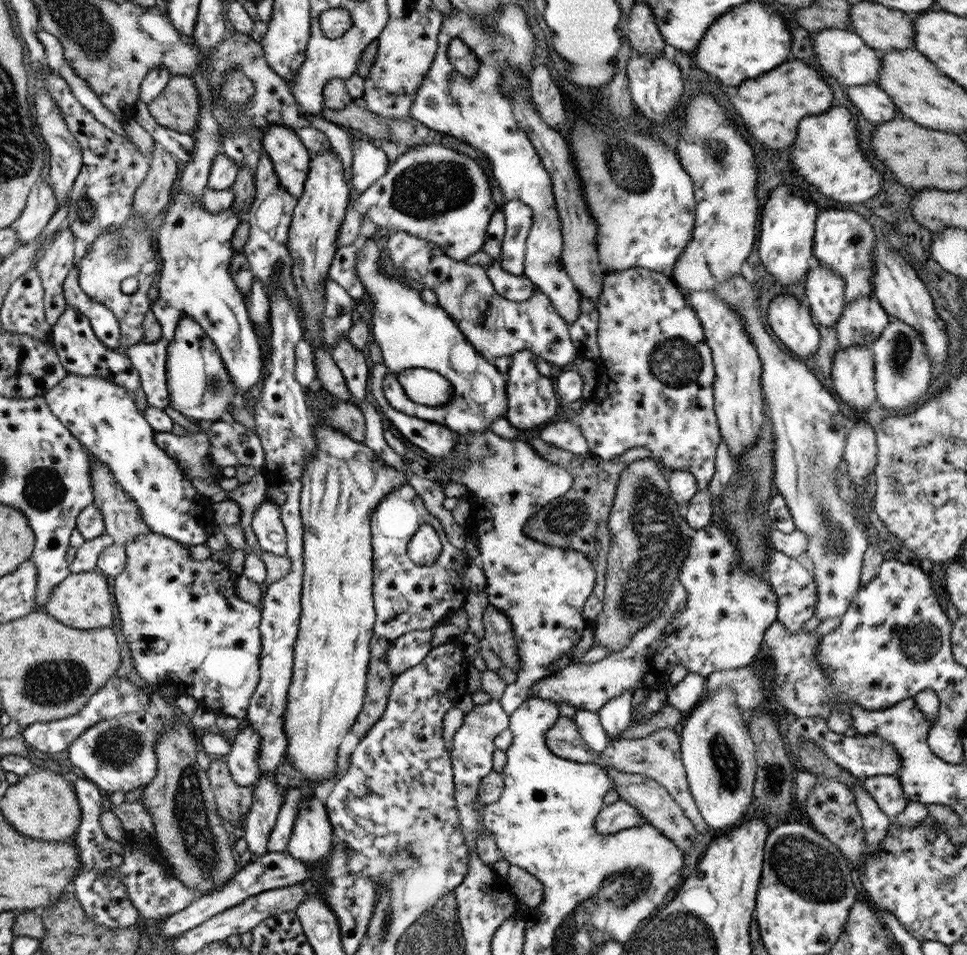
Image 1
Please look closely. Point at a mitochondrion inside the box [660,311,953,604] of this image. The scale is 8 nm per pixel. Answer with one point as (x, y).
(835, 538)

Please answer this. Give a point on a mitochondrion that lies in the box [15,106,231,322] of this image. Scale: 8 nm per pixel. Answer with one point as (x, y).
(121, 249)

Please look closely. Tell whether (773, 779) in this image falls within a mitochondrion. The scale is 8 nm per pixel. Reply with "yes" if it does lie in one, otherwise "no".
yes

